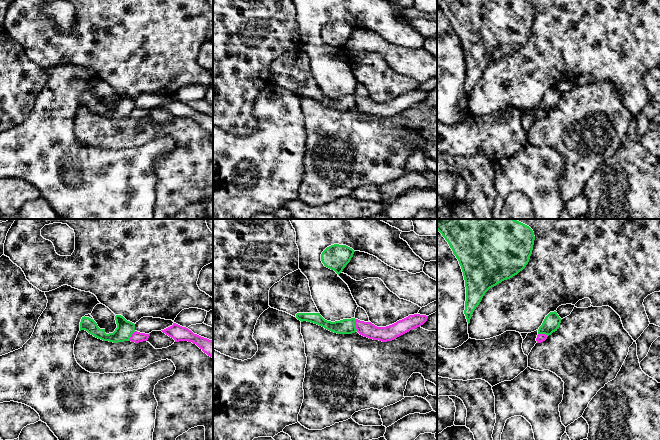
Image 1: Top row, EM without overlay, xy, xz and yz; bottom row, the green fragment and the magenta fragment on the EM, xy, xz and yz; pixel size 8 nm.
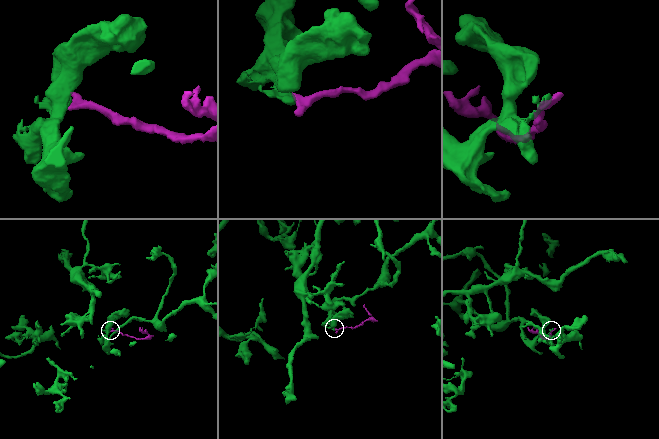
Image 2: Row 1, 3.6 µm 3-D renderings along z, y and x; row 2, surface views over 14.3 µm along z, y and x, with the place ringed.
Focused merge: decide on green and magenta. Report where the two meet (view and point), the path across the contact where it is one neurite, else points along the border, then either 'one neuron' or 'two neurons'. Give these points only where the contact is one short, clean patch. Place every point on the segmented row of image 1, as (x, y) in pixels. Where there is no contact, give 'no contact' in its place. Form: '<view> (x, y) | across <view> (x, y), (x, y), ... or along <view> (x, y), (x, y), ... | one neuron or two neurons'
xz (355, 325) | along xz (354, 319), (357, 330) | two neurons

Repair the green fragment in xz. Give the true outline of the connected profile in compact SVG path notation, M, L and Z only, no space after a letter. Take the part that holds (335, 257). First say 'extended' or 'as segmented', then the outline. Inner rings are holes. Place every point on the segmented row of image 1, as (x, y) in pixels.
as segmented; M334 244L322 252L321 261L325 267L334 270L339 275L350 262L354 252L346 245Z

